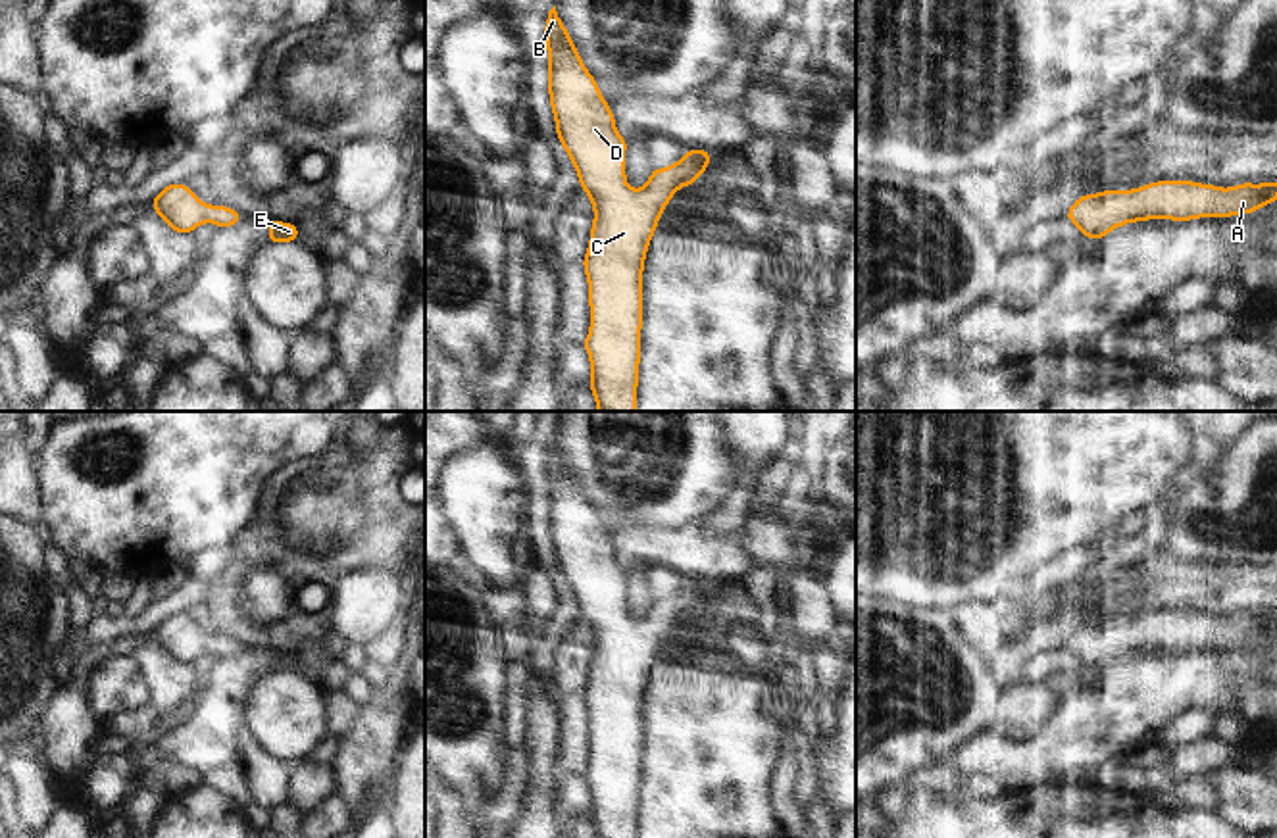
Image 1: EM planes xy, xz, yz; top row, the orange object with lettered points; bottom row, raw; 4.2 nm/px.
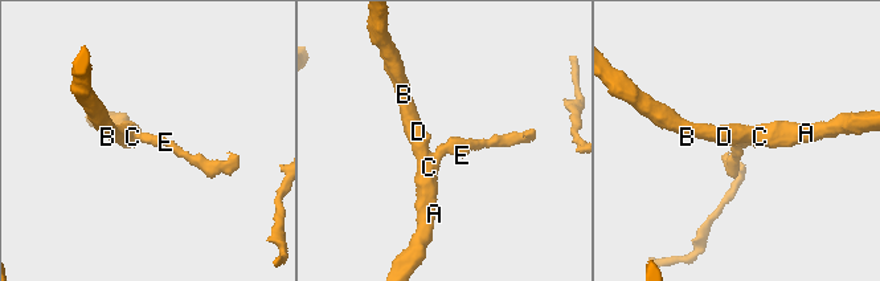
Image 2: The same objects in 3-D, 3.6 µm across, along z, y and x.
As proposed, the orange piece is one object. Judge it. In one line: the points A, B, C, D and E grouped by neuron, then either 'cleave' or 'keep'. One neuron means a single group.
A B C D E; keep

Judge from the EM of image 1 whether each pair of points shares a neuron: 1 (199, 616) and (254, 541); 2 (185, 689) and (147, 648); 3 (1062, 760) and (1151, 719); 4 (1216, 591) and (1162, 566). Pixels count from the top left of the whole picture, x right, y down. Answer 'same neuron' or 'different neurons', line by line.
1: different neurons
2: same neuron
3: same neuron
4: same neuron

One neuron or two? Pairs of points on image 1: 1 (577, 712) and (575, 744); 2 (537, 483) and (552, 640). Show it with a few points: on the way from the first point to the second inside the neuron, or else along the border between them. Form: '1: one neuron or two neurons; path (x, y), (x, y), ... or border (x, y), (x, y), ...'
1: one neuron; path (575, 719), (575, 737)
2: one neuron; path (539, 521), (541, 548), (562, 589), (564, 602)

